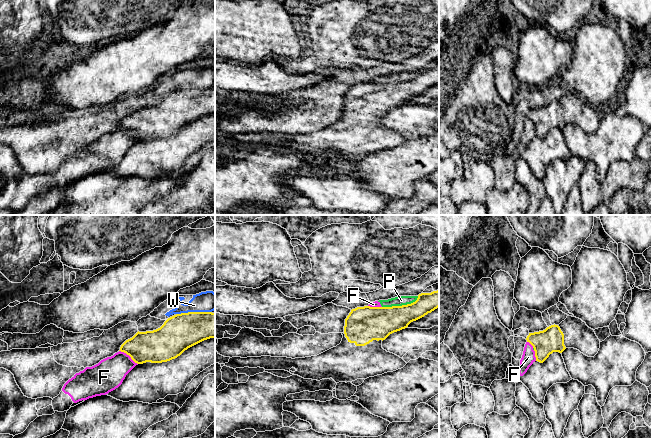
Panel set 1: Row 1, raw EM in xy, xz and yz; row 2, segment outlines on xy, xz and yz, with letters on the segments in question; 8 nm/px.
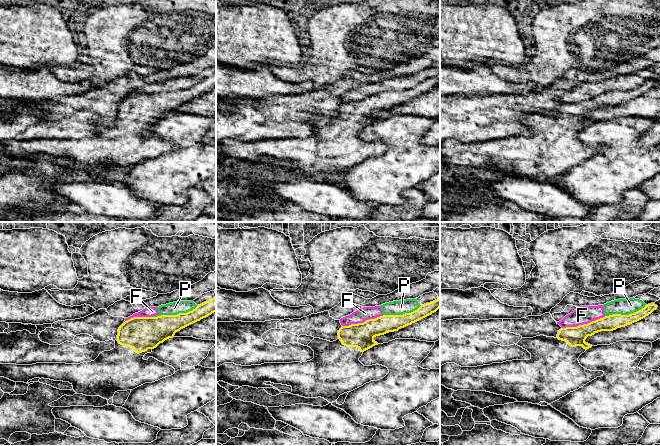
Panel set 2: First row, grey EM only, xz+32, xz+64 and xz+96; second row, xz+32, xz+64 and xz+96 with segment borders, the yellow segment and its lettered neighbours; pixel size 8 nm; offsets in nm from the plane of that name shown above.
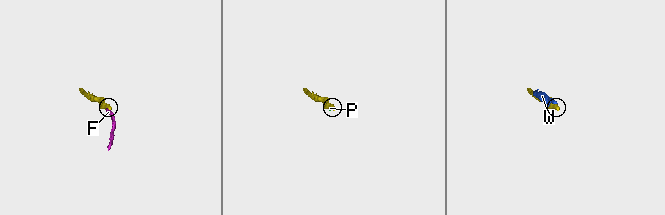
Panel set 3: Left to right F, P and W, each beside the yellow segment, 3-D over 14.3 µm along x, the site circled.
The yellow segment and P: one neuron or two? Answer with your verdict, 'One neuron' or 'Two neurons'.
Two neurons

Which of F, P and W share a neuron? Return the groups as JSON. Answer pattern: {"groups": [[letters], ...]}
{"groups": [["F", "P"], ["W"]]}

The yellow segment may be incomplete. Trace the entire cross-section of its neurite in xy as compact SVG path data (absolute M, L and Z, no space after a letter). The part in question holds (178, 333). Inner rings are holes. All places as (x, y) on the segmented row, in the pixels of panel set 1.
M188 312L168 318L164 324L153 331L137 332L120 347L137 364L146 362L162 363L180 356L188 348L210 338L215 338L215 313Z

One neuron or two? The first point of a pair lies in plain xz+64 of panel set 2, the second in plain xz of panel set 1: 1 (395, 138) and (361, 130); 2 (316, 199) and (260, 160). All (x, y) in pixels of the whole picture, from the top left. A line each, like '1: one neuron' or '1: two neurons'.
1: two neurons
2: two neurons

